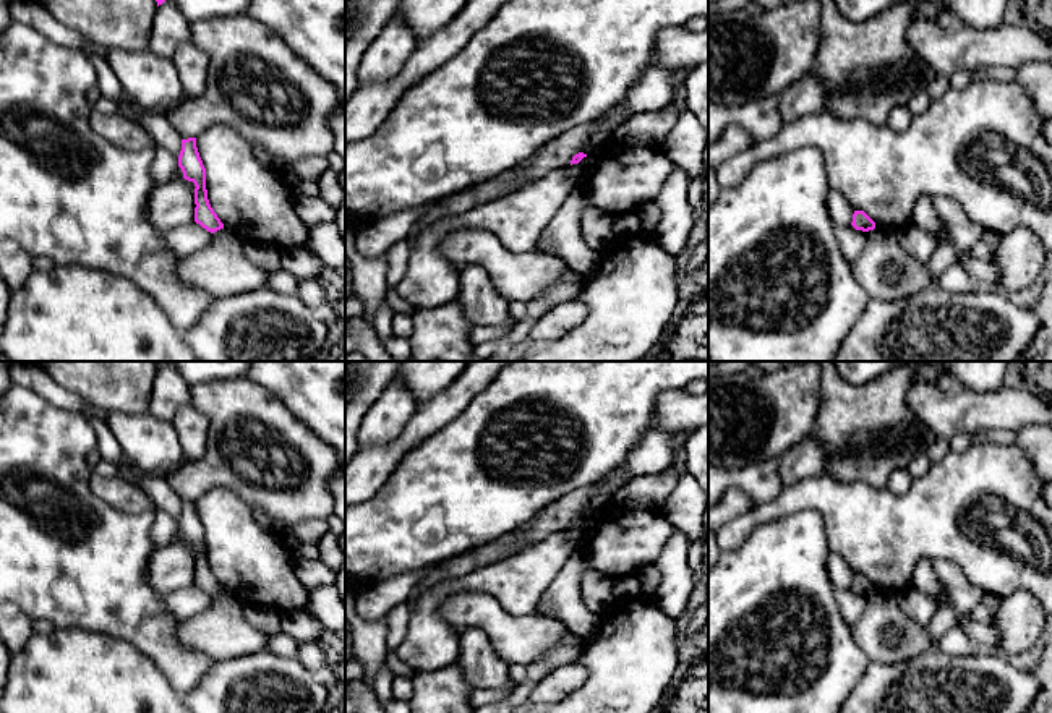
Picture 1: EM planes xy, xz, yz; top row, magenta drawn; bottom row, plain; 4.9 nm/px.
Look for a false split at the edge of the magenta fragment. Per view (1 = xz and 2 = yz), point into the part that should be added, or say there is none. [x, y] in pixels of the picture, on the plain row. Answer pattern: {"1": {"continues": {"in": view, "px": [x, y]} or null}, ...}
{"1": {"continues": null}, "2": {"continues": null}}

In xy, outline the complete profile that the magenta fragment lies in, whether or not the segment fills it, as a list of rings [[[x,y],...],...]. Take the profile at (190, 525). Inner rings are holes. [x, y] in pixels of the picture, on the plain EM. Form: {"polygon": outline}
{"polygon": [[[196,501],[182,502],[182,514],[178,519],[178,530],[183,541],[195,546],[195,585],[207,595],[214,596],[224,591],[224,587],[214,575],[207,562],[206,532],[196,510]]]}

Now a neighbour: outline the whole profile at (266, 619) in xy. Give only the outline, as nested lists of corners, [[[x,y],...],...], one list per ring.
[[[243,604],[243,614],[253,627],[271,637],[282,632],[282,614],[274,608]]]

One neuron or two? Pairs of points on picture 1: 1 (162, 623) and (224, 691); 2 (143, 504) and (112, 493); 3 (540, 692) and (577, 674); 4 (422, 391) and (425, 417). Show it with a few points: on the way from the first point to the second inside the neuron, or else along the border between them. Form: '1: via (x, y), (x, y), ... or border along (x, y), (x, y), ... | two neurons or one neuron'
1: border along (218, 663), (182, 695) | two neurons
2: via (135, 501), (120, 495) | one neuron
3: via (550, 689), (568, 678) | one neuron
4: border along (454, 378), (417, 405) | two neurons

